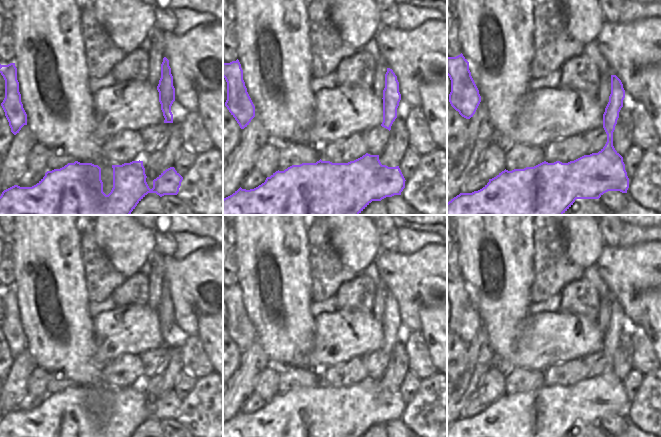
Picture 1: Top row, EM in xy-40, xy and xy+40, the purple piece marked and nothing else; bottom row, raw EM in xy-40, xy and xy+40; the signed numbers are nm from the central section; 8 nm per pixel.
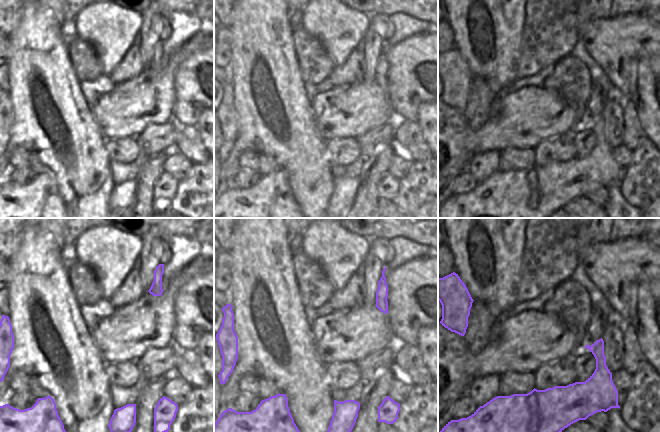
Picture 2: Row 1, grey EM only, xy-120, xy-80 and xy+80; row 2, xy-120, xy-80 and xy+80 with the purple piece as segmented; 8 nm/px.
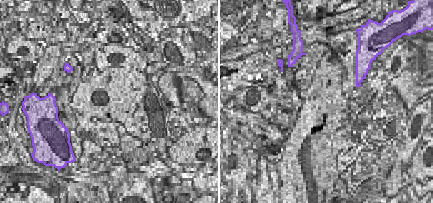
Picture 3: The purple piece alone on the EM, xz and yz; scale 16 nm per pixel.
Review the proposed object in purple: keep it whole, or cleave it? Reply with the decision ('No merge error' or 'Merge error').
No merge error.

